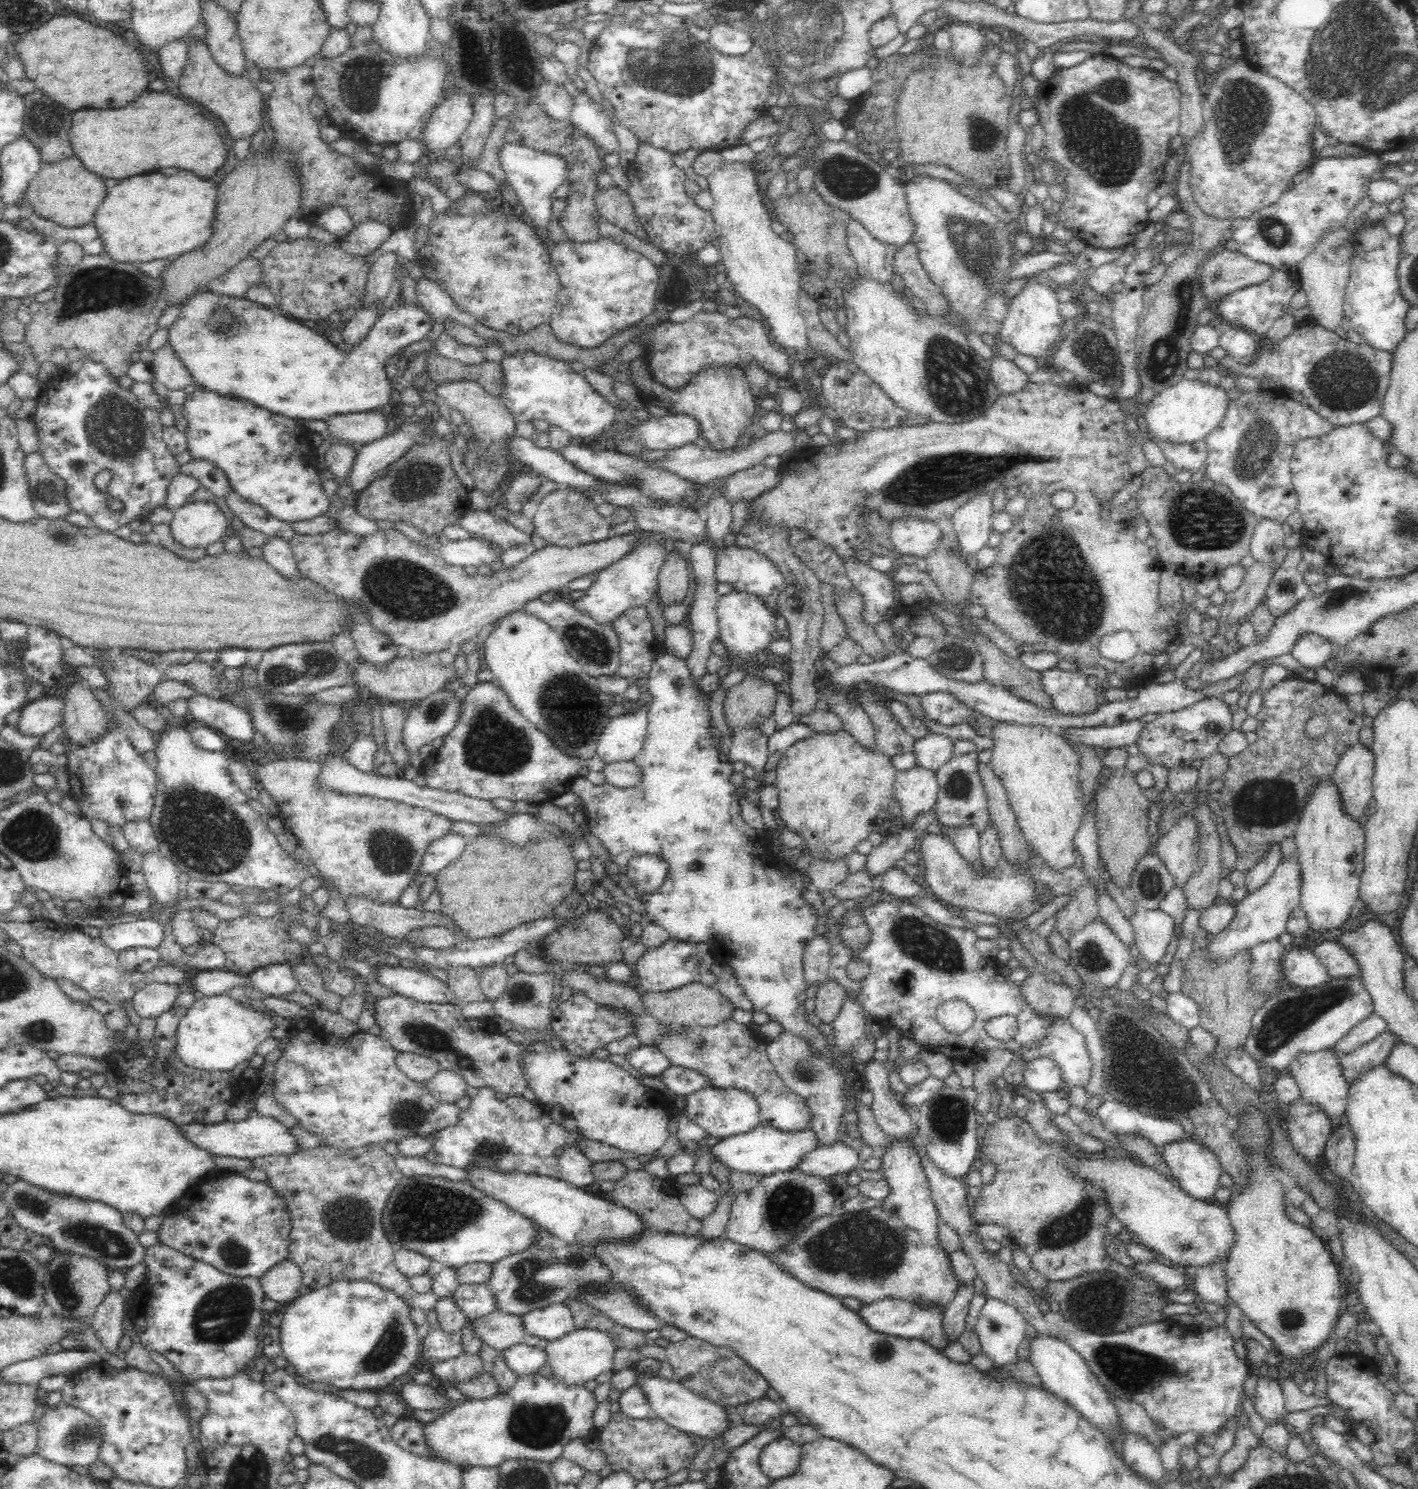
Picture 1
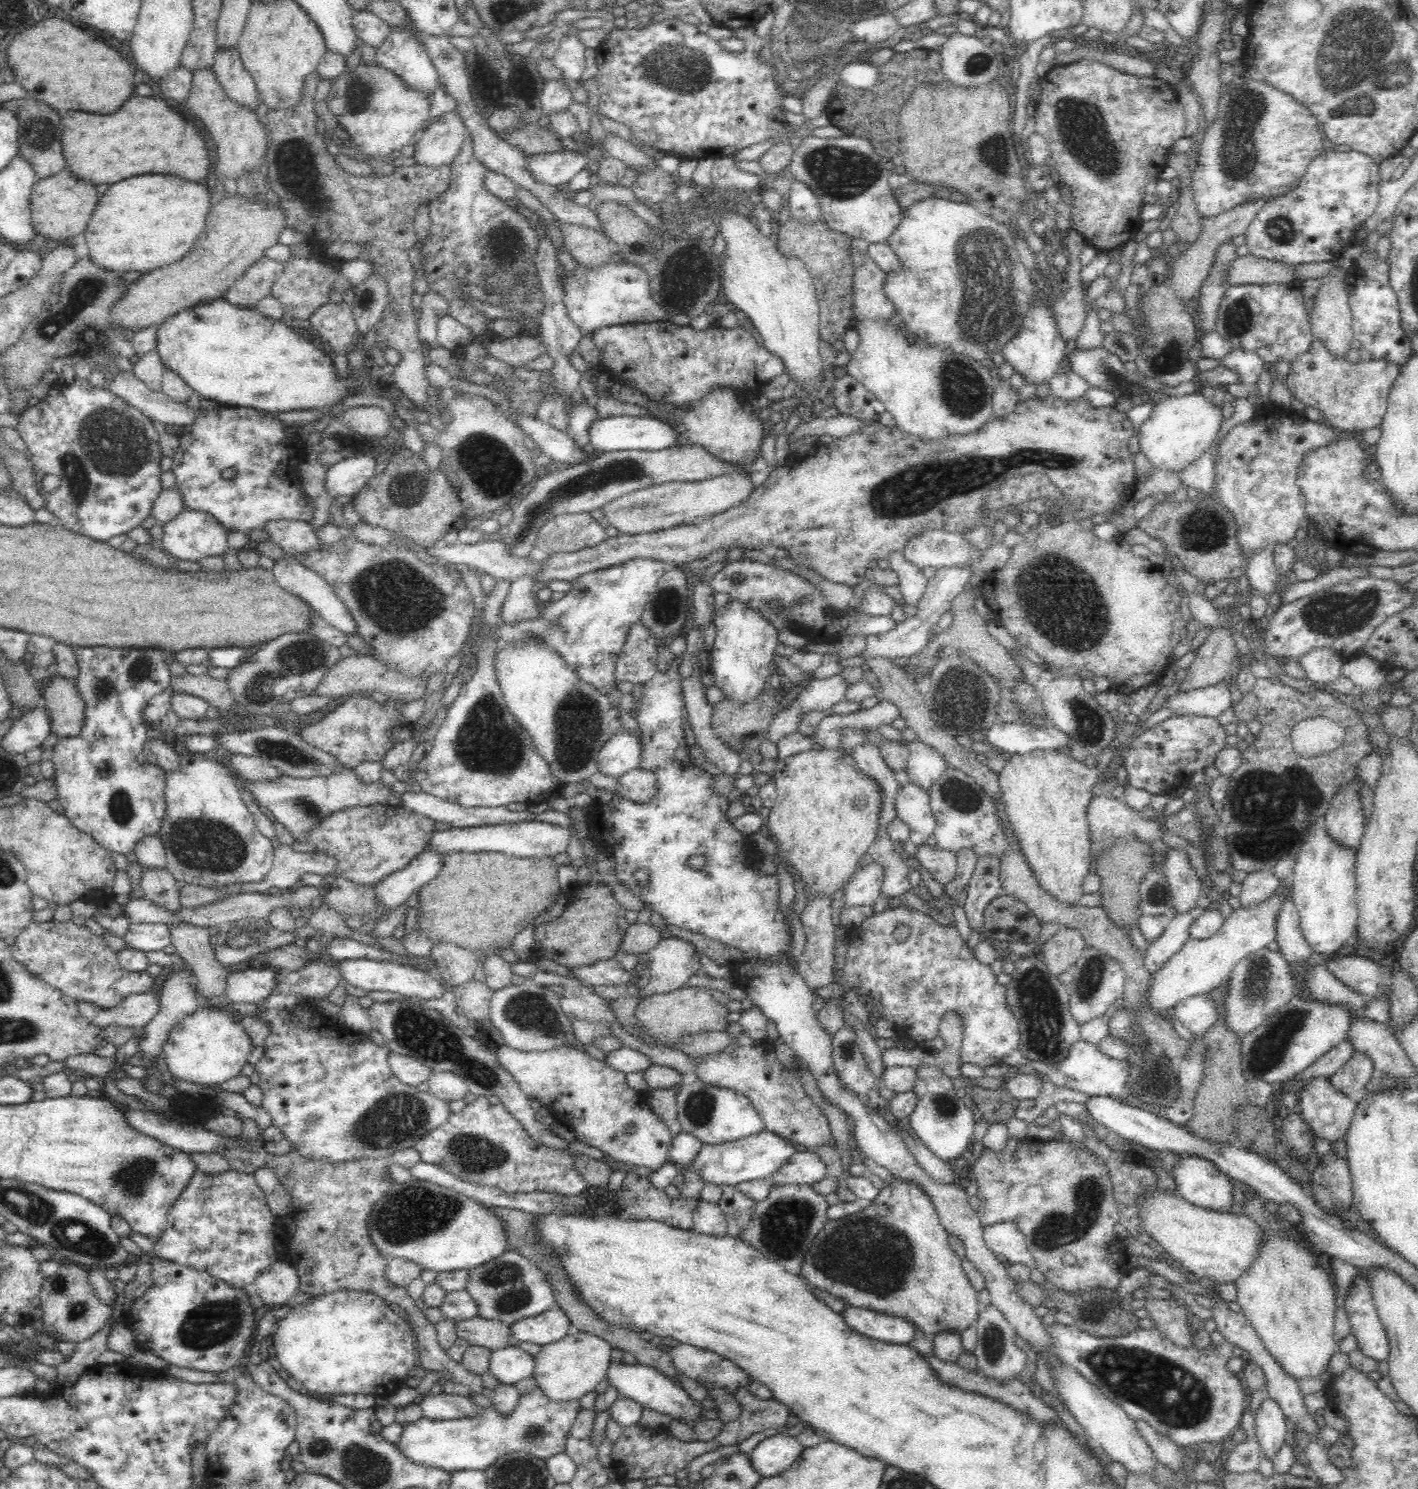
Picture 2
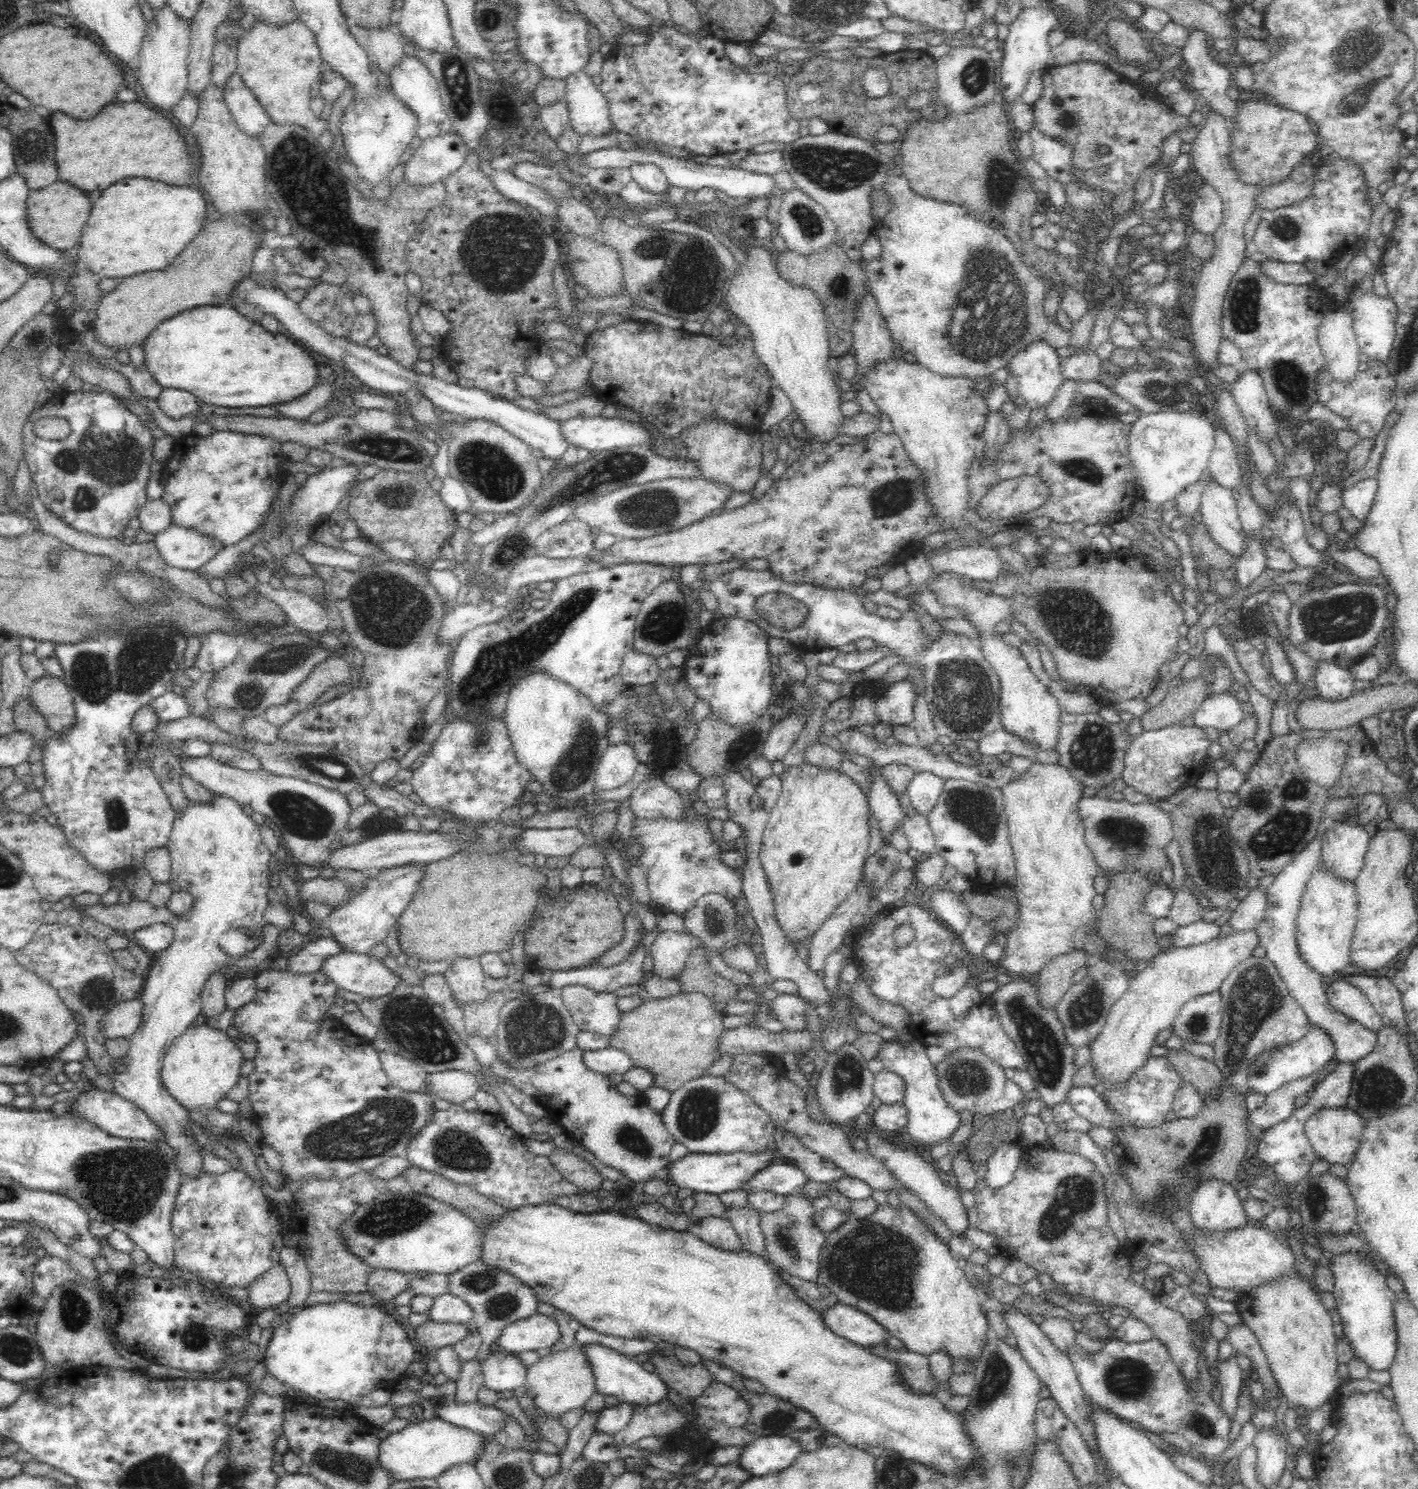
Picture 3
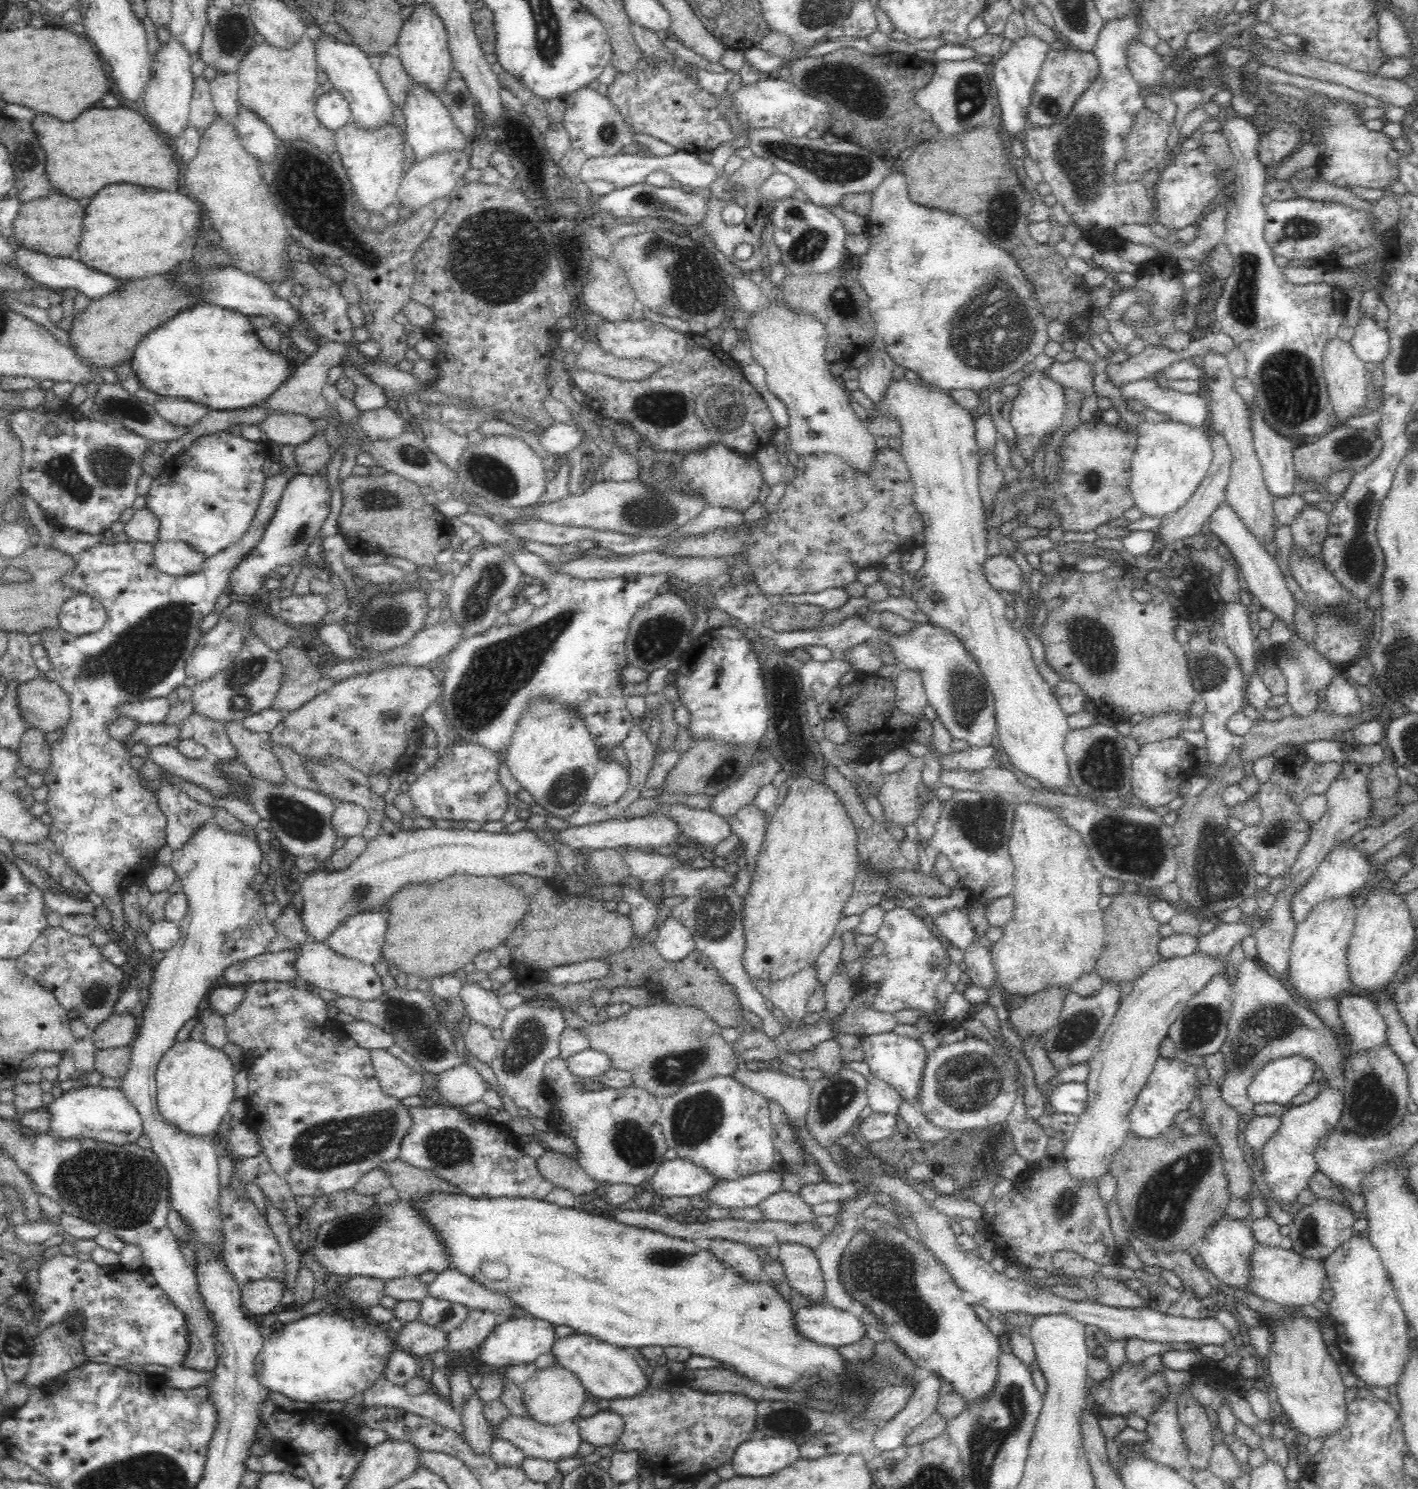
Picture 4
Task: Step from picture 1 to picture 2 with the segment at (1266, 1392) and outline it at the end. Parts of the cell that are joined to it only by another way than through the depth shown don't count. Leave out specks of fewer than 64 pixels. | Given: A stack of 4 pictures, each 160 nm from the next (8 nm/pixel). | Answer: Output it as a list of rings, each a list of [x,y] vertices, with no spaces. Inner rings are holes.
[[[1264,1398],[1254,1418],[1255,1434],[1259,1452],[1274,1462],[1274,1456],[1286,1438],[1286,1415],[1280,1406],[1270,1398]]]

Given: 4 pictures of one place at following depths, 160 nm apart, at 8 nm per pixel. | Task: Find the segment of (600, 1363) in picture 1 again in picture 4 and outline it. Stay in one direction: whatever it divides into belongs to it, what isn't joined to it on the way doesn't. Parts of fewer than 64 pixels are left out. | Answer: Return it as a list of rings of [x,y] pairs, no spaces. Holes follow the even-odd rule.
[[[554,1365],[546,1370],[537,1370],[522,1386],[526,1414],[540,1424],[559,1425],[578,1416],[586,1399],[586,1390],[570,1370]]]

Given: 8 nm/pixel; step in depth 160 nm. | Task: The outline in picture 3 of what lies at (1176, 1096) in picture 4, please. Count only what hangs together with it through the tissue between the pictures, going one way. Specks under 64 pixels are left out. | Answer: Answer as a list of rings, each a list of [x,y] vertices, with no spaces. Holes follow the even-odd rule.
[[[1166,1055],[1150,1057],[1145,1065],[1131,1076],[1123,1089],[1112,1089],[1108,1087],[1108,1083],[1100,1083],[1092,1065],[1085,1066],[1073,1076],[1073,1085],[1092,1086],[1093,1088],[1097,1086],[1097,1090],[1100,1091],[1105,1088],[1103,1096],[1107,1098],[1111,1108],[1128,1125],[1136,1128],[1154,1128],[1164,1124],[1166,1114],[1172,1110],[1178,1087],[1181,1087],[1183,1082],[1182,1075],[1178,1074]]]

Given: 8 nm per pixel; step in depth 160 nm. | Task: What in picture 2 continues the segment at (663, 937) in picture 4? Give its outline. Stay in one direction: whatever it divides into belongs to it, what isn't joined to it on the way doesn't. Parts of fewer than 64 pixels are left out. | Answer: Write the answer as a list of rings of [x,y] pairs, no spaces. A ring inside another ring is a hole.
[[[675,937],[661,938],[654,948],[647,951],[646,960],[650,983],[631,992],[639,1001],[683,988],[693,974],[701,970],[693,944]]]

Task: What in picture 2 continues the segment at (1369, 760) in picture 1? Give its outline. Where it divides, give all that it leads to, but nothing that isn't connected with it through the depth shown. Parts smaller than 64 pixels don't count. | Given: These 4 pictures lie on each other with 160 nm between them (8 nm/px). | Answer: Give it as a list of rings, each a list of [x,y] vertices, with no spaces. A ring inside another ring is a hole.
[[[1356,779],[1338,791],[1322,821],[1328,837],[1340,844],[1341,848],[1347,848],[1355,854],[1360,848],[1367,823],[1367,818],[1362,813],[1360,797],[1356,795],[1361,785]]]

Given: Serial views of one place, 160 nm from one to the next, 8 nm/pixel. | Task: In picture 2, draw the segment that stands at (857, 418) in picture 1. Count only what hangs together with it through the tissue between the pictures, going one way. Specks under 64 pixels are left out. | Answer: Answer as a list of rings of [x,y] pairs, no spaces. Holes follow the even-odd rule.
[[[849,374],[834,382],[829,401],[840,414],[862,419],[866,425],[878,422],[879,416],[887,412],[884,404]]]

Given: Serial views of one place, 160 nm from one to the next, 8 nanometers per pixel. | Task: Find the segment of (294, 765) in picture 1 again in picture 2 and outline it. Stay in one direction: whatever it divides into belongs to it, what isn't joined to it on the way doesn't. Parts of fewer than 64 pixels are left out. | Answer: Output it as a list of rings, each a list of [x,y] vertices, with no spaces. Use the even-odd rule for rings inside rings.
[[[227,754],[225,762],[234,768],[241,778],[248,780],[274,780],[281,774],[270,761],[257,756],[244,756],[241,754]],[[368,805],[357,806],[335,812],[323,818],[308,834],[308,846],[312,852],[334,857],[338,861],[336,874],[359,884],[374,888],[396,870],[403,870],[418,854],[425,851],[430,834],[434,832],[434,821],[424,815],[416,814],[400,806]]]

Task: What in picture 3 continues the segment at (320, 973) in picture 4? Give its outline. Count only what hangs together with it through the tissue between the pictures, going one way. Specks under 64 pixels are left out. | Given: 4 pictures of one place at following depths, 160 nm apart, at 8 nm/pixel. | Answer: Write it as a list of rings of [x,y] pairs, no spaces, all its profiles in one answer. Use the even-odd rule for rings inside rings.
[[[342,950],[320,962],[320,973],[342,991],[376,999],[396,989],[401,978],[374,956]]]

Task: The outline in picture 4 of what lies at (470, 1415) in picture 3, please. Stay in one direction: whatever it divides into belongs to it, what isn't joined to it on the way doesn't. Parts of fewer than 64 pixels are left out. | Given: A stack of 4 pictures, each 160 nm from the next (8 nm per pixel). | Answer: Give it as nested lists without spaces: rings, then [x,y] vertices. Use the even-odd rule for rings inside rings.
[[[508,1415],[500,1424],[489,1425],[489,1431],[492,1435],[494,1435],[495,1432],[495,1436],[499,1436],[500,1439],[509,1440],[514,1446],[522,1450],[526,1458],[538,1458],[555,1463],[558,1463],[561,1460],[565,1459],[586,1458],[586,1456],[581,1456],[581,1454],[579,1453],[580,1445],[583,1441],[579,1433],[579,1425],[572,1421],[566,1421],[562,1424],[552,1426],[540,1424],[539,1422],[536,1422],[534,1419],[531,1419],[528,1416],[520,1417],[516,1415]]]

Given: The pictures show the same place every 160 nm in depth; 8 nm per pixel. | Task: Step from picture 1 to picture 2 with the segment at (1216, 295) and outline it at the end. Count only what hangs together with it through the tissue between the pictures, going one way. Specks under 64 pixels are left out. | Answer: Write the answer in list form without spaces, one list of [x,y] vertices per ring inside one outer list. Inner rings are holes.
[[[1247,255],[1234,259],[1227,268],[1227,284],[1258,283],[1289,283],[1297,280],[1296,265],[1280,261],[1271,261],[1267,258],[1258,258]]]

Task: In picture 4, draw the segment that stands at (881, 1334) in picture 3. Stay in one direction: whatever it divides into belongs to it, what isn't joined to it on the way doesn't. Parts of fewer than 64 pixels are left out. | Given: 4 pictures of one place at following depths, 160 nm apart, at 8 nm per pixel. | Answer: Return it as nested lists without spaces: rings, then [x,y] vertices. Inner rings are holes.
[[[828,1304],[795,1309],[794,1325],[803,1338],[831,1348],[853,1344],[866,1334],[857,1311],[842,1311]]]

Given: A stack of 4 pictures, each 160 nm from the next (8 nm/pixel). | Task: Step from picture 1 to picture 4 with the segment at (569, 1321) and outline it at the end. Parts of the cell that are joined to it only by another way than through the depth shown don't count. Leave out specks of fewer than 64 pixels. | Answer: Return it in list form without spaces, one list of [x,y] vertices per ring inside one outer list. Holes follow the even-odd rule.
[[[514,1318],[502,1324],[497,1324],[492,1333],[482,1342],[479,1359],[483,1365],[492,1370],[504,1370],[508,1366],[530,1364],[541,1355],[551,1353],[551,1348],[557,1340],[555,1326],[550,1322],[536,1318]]]

